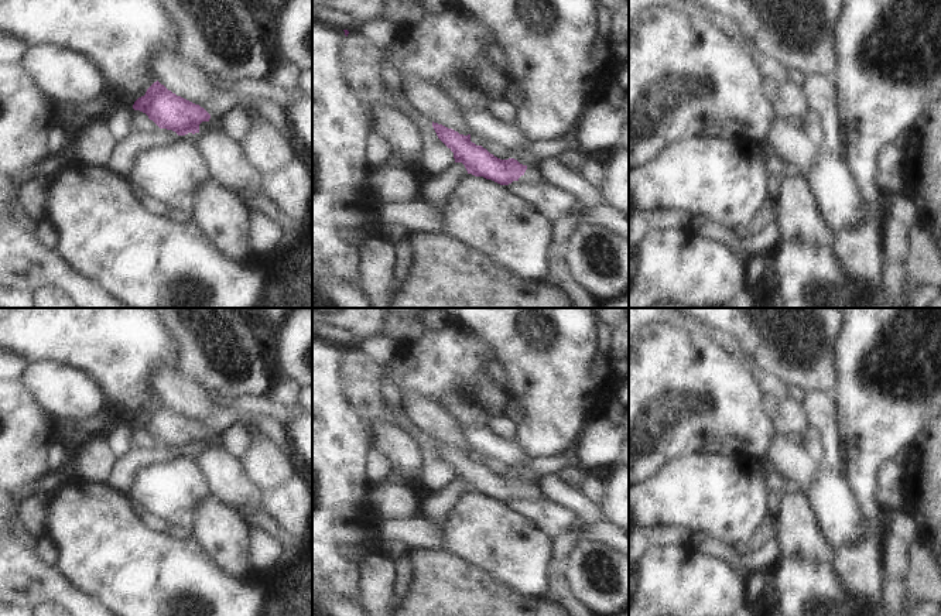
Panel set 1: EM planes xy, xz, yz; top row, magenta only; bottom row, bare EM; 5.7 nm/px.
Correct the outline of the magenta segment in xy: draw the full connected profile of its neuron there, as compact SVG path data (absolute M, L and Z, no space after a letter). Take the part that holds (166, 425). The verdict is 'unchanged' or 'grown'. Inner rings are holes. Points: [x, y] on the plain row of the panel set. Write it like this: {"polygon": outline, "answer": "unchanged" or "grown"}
{"polygon": "M158 397L134 418L133 425L146 430L160 445L172 446L178 452L199 449L202 438L208 438L211 446L223 446L222 434L211 432L203 424L177 413Z", "answer": "grown"}

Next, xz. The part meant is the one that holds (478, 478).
{"polygon": "M434 438L432 444L438 455L454 469L455 479L462 479L468 490L492 496L500 502L509 502L513 497L530 500L543 496L538 483L523 482L514 475L500 476L482 462L472 459L470 451L459 451Z", "answer": "grown"}

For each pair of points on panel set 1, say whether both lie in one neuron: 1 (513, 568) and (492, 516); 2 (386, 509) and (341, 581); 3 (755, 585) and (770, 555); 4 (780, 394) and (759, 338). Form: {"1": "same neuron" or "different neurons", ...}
{"1": "same neuron", "2": "different neurons", "3": "different neurons", "4": "different neurons"}

